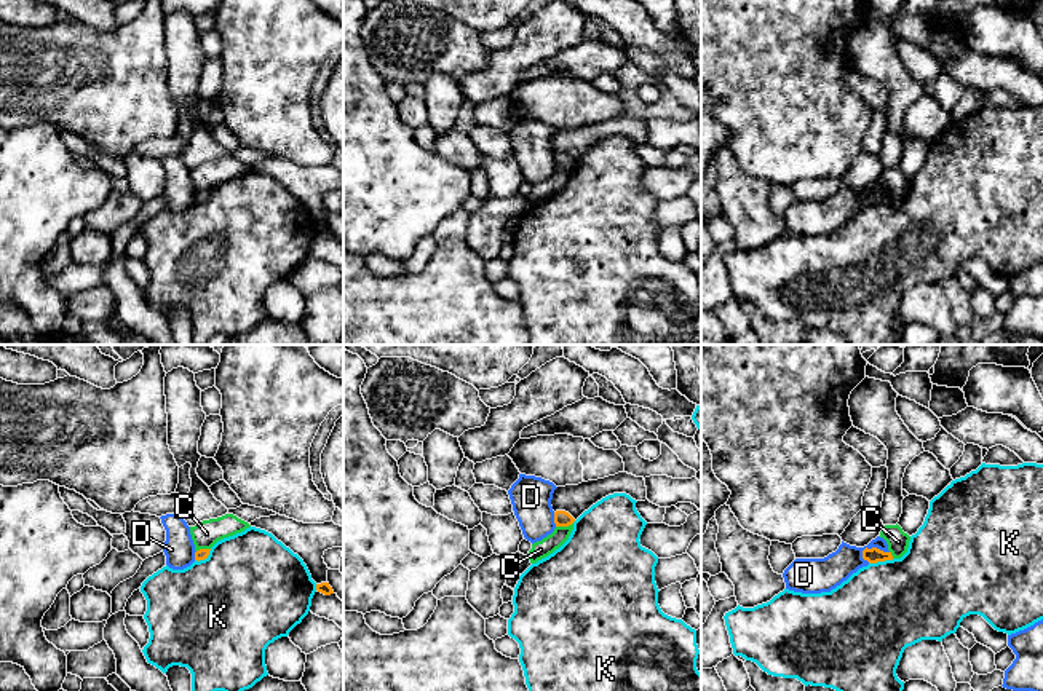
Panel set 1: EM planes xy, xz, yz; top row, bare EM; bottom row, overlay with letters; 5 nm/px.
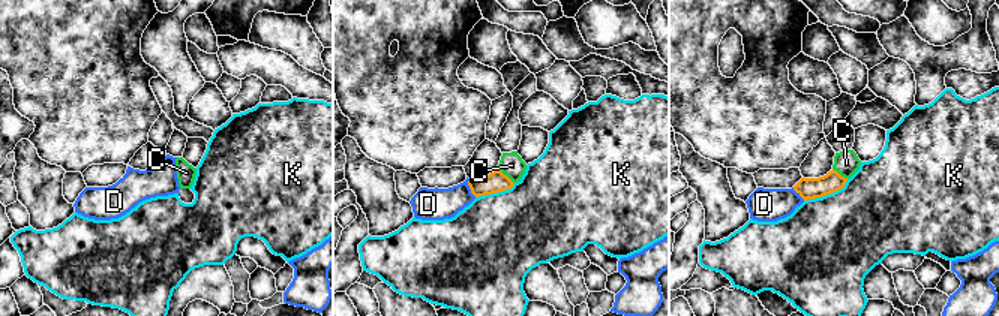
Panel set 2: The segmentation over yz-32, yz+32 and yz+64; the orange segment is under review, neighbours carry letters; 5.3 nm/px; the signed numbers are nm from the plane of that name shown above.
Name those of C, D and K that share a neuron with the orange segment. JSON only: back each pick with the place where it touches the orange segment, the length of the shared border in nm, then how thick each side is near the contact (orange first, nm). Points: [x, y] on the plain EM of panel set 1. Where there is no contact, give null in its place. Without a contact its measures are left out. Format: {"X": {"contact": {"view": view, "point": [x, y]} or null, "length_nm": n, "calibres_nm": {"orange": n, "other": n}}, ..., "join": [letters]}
{"join": []}

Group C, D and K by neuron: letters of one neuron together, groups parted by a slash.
C / D / K

